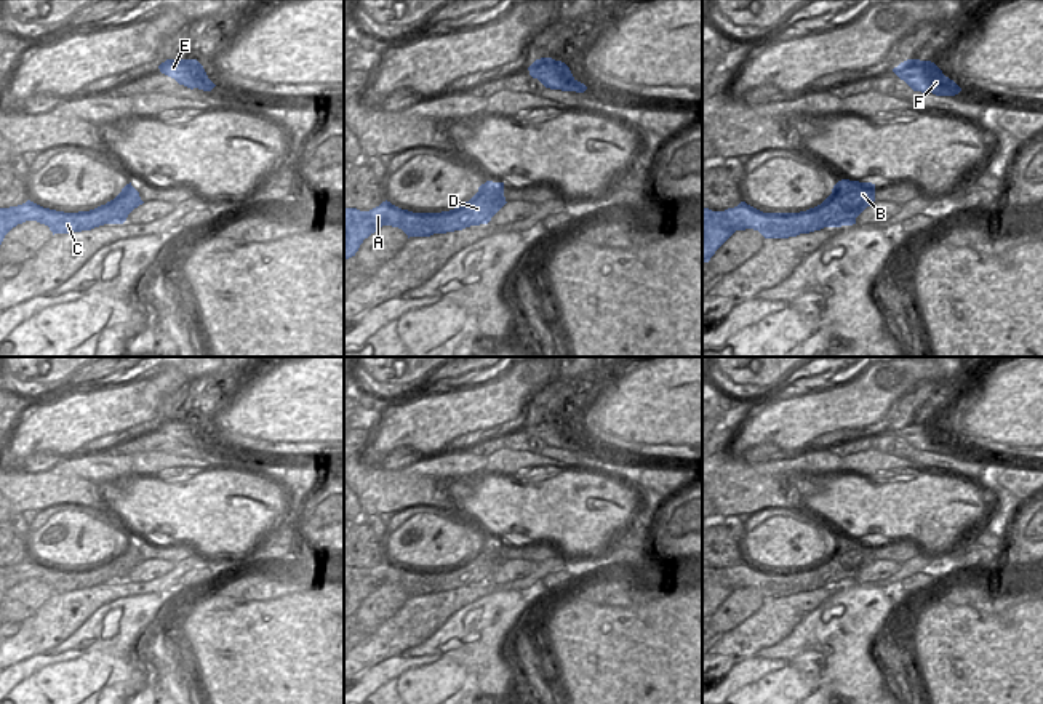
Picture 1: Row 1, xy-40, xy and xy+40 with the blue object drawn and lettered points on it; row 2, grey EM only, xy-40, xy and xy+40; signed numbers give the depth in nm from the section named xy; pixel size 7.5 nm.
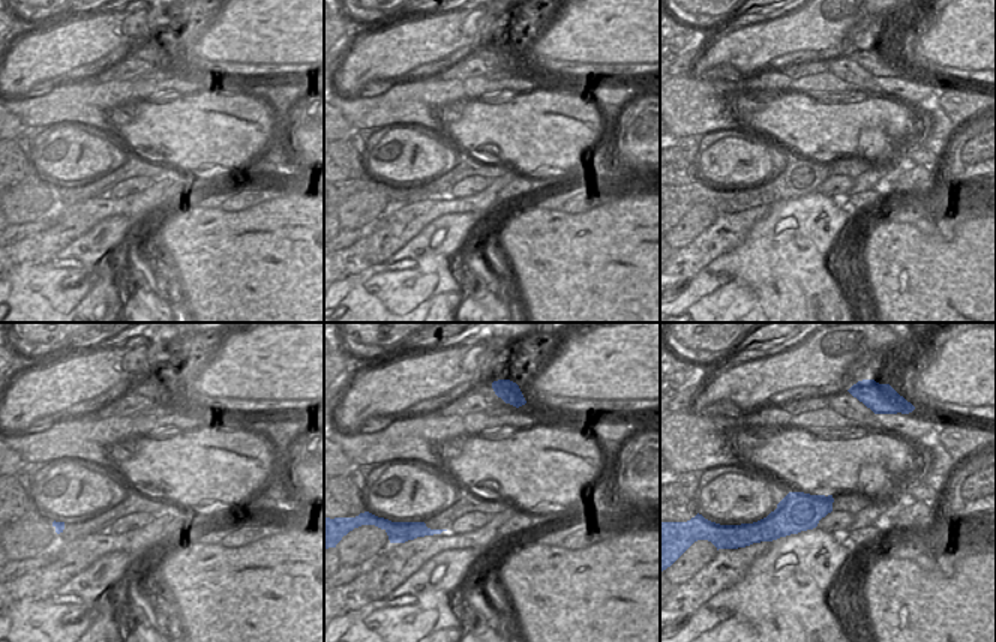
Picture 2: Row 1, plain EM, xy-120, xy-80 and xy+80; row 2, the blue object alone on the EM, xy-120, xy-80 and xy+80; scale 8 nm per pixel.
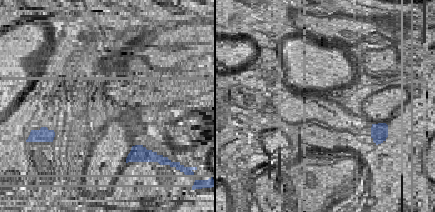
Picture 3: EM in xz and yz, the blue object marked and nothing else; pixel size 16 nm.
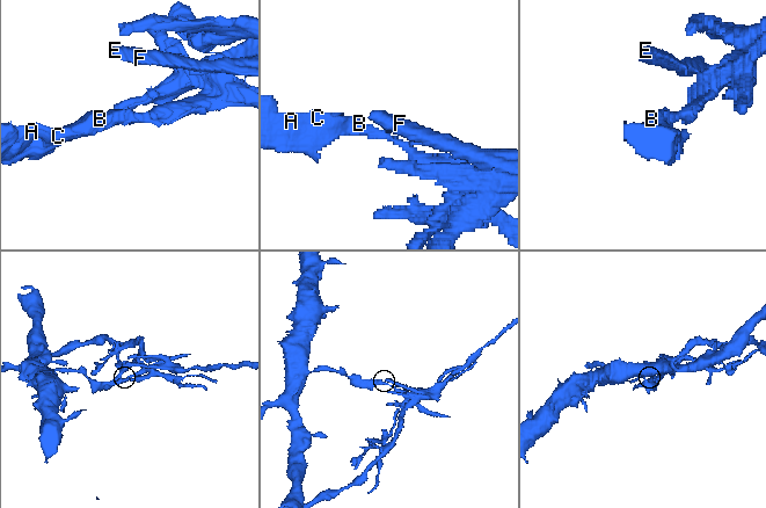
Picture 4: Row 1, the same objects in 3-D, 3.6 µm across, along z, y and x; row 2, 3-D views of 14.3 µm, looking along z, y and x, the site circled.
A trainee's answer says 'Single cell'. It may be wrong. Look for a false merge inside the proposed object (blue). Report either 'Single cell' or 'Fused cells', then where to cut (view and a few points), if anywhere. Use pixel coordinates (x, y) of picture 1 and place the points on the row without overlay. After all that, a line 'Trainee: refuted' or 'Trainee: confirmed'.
Fused cells. Split along xy (479, 548), (488, 556), (495, 554), (498, 559), (487, 580).
Trainee: refuted

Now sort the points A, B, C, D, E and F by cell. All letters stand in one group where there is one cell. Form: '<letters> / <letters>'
A C D / B E F

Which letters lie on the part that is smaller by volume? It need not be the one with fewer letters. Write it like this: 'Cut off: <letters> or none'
Cut off: B, E, F

